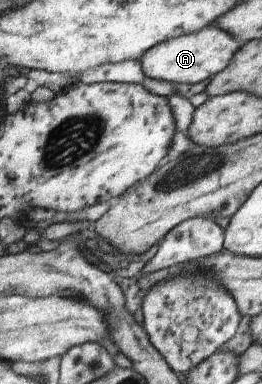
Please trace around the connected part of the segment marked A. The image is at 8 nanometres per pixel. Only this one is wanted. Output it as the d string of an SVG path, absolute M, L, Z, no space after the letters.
M211 25L194 34L182 34L176 38L168 38L158 46L152 46L146 54L140 56L139 62L142 64L144 77L191 85L208 80L224 70L238 50L240 42L236 42L226 30Z

